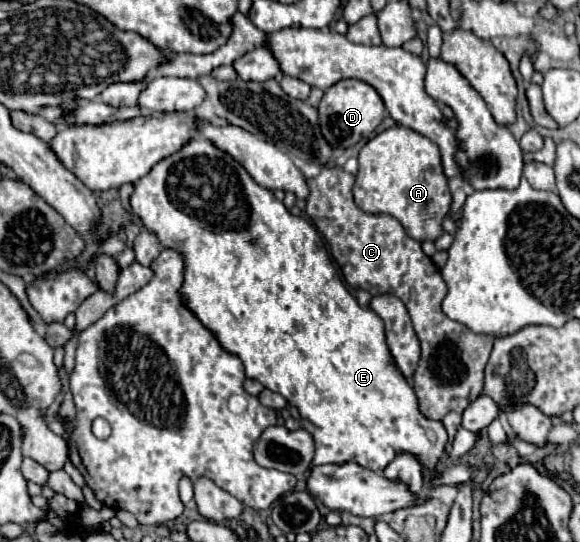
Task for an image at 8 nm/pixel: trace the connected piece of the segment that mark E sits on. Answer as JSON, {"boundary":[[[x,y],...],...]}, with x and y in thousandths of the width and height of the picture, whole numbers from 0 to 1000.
{"boundary":[[[347,249],[326,256],[326,264],[319,264],[316,275],[309,275],[305,282],[274,297],[274,308],[264,308],[250,327],[243,327],[233,338],[233,349],[222,363],[222,378],[226,378],[229,393],[247,408],[250,423],[260,426],[284,459],[305,463],[305,470],[316,478],[319,500],[316,500],[316,526],[309,533],[316,563],[371,618],[371,625],[391,651],[409,655],[419,666],[426,699],[440,699],[453,714],[460,714],[474,725],[484,725],[495,736],[495,744],[502,744],[505,751],[516,755],[519,780],[526,777],[526,792],[543,806],[543,847],[538,851],[538,860],[560,858],[560,854],[574,854],[574,858],[616,854],[640,869],[653,869],[653,865],[664,865],[688,839],[688,832],[716,832],[716,841],[726,851],[729,862],[734,862],[729,863],[731,867],[750,867],[757,843],[767,836],[767,817],[771,817],[771,799],[767,799],[764,780],[733,773],[722,762],[722,747],[719,747],[712,714],[674,670],[657,585],[650,577],[643,577],[636,566],[622,566],[612,555],[612,548],[595,533],[595,526],[588,522],[588,515],[581,507],[581,496],[574,493],[574,485],[567,478],[567,467],[560,459],[553,434],[543,426],[543,419],[529,404],[502,397],[495,389],[495,382],[488,378],[488,371],[481,371],[471,360],[471,352],[443,341],[436,334],[436,327],[398,286],[374,275],[371,268],[364,268],[364,260],[357,260]]]}

